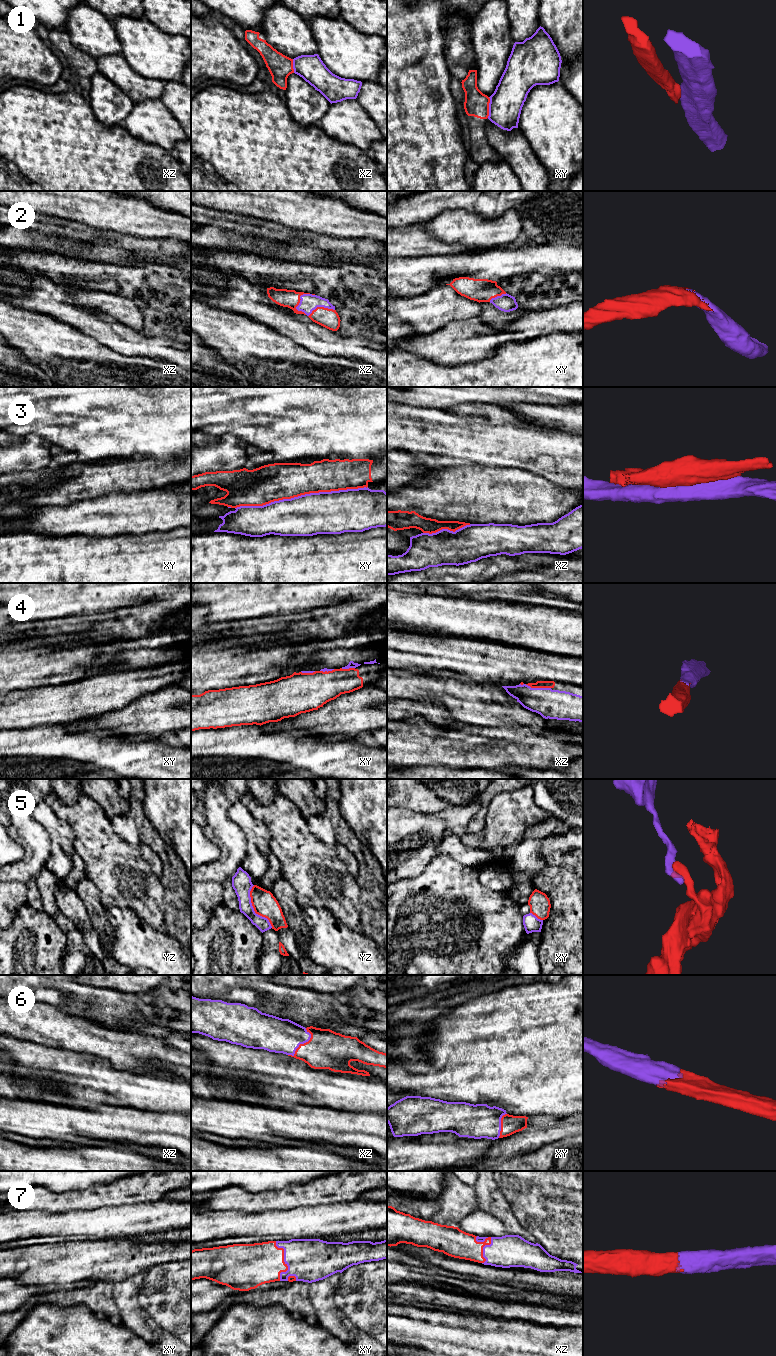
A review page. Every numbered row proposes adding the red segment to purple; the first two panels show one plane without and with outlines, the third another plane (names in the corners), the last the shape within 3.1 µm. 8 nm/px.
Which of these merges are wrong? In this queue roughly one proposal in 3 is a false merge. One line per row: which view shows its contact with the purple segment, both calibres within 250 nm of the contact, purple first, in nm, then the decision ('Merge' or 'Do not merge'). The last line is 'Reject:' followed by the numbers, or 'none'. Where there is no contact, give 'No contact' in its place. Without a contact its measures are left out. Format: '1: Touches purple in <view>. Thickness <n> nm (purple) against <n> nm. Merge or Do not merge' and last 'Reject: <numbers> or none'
1: Touches purple in xy. Thickness 260 nm (purple) against 200 nm. Do not merge
2: Touches purple in xz. Thickness 140 nm (purple) against 140 nm. Merge
3: Touches purple in xy. Thickness 340 nm (purple) against 300 nm. Do not merge
4: Touches purple in xz. Thickness 240 nm (purple) against 60 nm. Merge
5: Touches purple in yz. Thickness 160 nm (purple) against 190 nm. Do not merge
6: Touches purple in xz. Thickness 280 nm (purple) against 320 nm. Merge
7: Touches purple in xy. Thickness 360 nm (purple) against 340 nm. Merge
Reject: 1, 3, 5

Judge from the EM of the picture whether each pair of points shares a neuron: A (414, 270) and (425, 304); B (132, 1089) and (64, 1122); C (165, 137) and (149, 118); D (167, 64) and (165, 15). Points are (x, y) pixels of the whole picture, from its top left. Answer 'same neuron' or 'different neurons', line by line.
A: different neurons
B: different neurons
C: same neuron
D: different neurons

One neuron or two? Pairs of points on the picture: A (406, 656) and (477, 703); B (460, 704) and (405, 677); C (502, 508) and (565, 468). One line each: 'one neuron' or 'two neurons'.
A: two neurons
B: one neuron
C: two neurons

